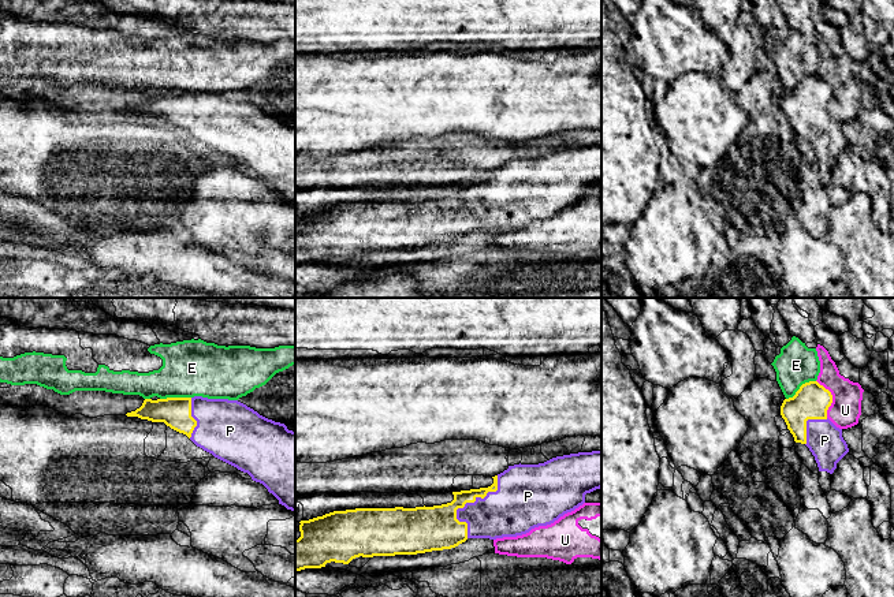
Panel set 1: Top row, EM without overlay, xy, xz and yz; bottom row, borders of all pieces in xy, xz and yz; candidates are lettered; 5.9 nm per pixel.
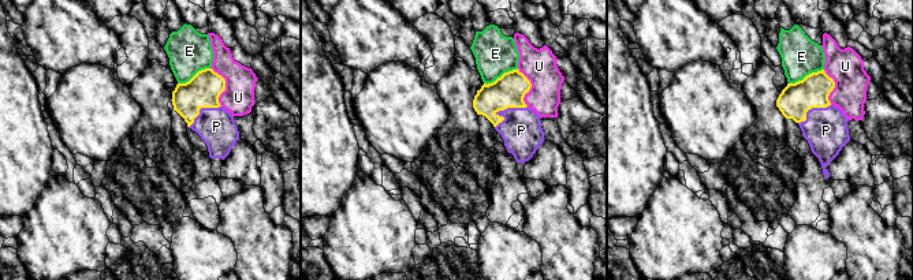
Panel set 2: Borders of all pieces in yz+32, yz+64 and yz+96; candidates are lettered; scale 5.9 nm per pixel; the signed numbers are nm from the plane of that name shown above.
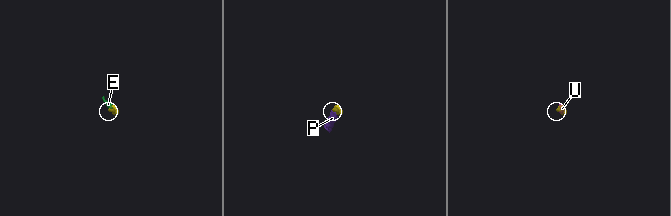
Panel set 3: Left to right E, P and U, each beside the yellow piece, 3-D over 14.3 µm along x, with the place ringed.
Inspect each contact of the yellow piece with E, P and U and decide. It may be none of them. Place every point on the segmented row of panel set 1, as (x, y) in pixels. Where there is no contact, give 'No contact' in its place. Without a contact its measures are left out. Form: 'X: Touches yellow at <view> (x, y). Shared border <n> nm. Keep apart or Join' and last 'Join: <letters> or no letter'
E: Touches yellow at yz (800, 387). Shared border 200 nm. Keep apart
P: Touches yellow at xz (468, 502). Shared border 420 nm. Join
U: Touches yellow at yz (831, 398). Shared border 240 nm. Keep apart
Join: P

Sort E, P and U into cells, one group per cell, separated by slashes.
E / P / U

